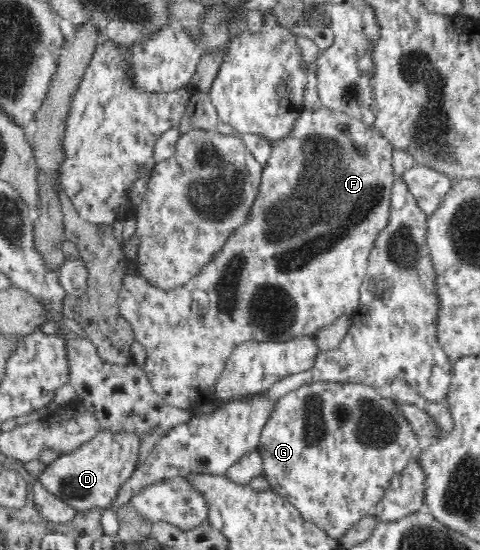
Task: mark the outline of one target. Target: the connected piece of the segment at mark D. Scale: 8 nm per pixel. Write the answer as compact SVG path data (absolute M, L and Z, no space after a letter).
M105 429L101 430L94 439L84 443L78 449L68 454L59 455L55 461L48 464L46 469L40 473L37 481L41 483L41 486L46 491L56 495L58 499L61 499L66 505L73 507L77 512L96 506L102 510L108 509L111 499L117 495L120 486L123 486L130 479L130 476L138 467L140 443L141 440L135 435L130 435L129 433L114 434Z

